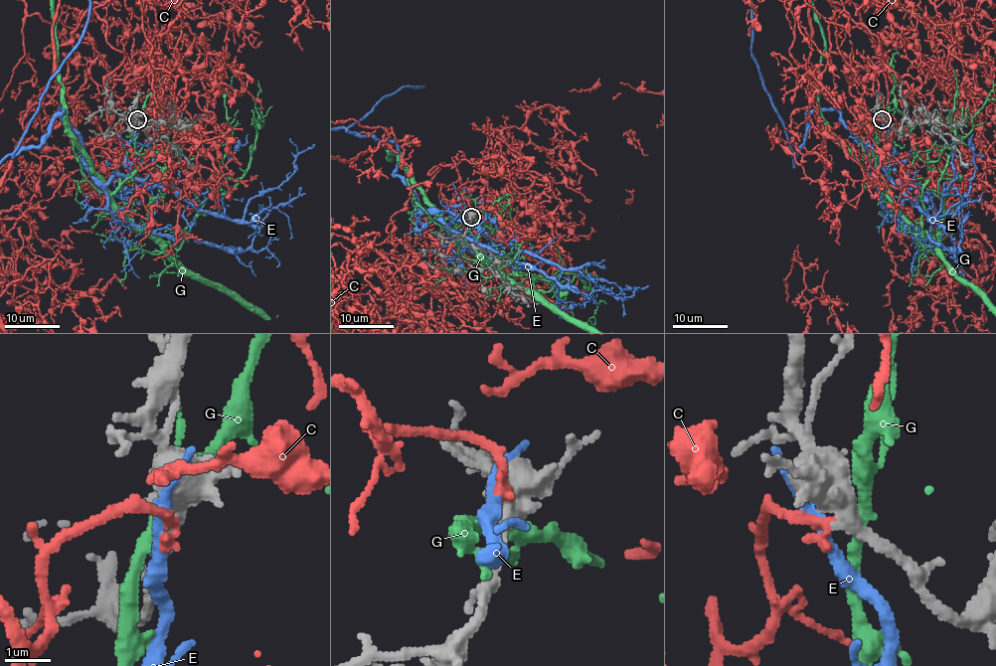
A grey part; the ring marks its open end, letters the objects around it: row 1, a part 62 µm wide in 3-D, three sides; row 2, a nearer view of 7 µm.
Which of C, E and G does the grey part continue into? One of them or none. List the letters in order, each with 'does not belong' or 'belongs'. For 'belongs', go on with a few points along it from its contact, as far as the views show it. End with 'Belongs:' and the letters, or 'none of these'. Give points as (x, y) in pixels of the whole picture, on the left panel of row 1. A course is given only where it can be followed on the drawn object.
C: belongs
E: does not belong
G: does not belong
Belongs: C

